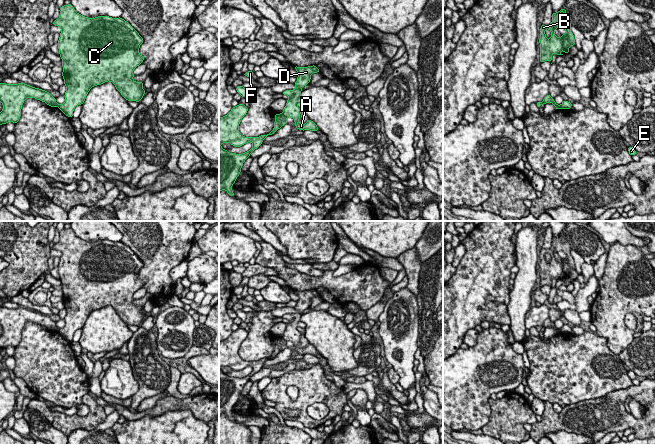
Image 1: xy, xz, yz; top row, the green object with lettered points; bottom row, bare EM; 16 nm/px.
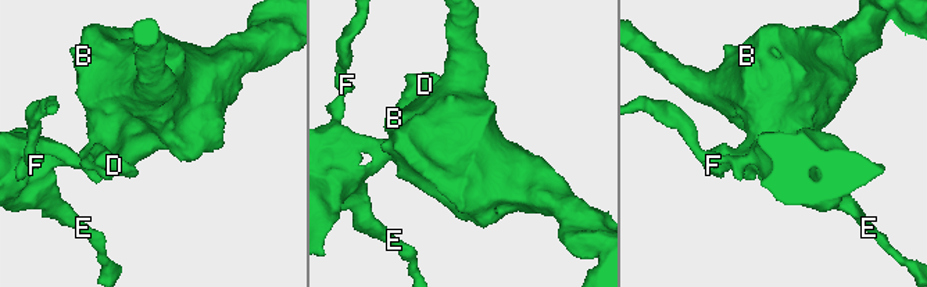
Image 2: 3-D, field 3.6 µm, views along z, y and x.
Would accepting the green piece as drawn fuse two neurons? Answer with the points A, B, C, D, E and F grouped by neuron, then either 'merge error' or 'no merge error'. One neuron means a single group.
A B C D / E F; merge error

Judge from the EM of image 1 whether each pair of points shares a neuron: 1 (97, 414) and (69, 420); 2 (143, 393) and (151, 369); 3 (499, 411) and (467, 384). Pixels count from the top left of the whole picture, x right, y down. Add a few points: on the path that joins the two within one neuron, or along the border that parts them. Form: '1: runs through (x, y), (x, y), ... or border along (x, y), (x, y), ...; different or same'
1: runs through (90, 421), (76, 421); same
2: runs through (148, 387), (151, 383), (151, 375); same
3: border along (489, 397), (490, 418), (483, 425); different

